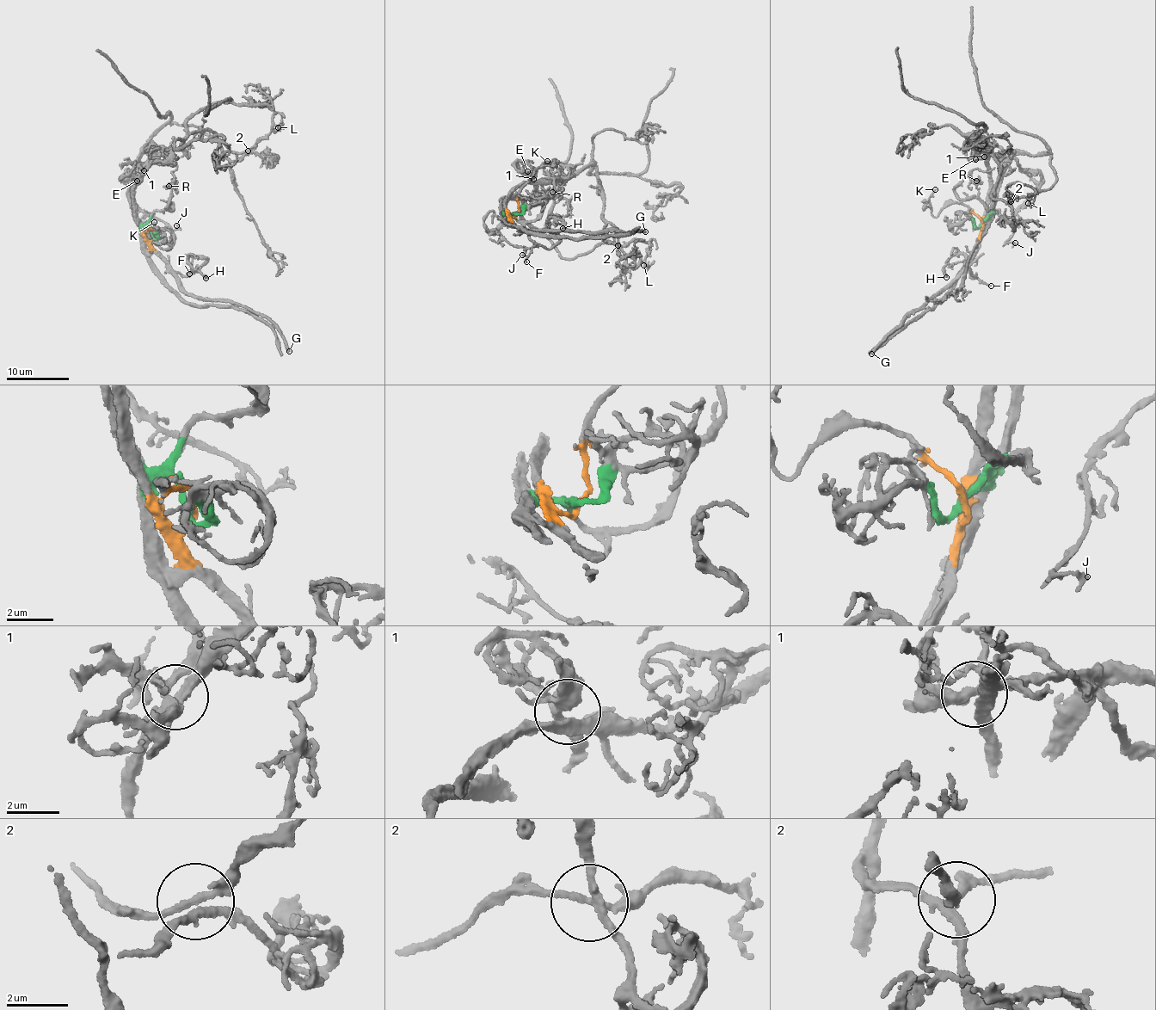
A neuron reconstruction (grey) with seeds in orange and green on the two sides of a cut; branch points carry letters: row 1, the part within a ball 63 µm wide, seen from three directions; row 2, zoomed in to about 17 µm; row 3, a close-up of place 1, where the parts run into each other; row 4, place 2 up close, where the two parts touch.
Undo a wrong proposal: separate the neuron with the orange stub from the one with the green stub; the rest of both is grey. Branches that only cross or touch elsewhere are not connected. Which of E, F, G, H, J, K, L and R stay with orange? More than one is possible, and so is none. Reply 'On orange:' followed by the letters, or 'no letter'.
On orange: F, G, H, K

